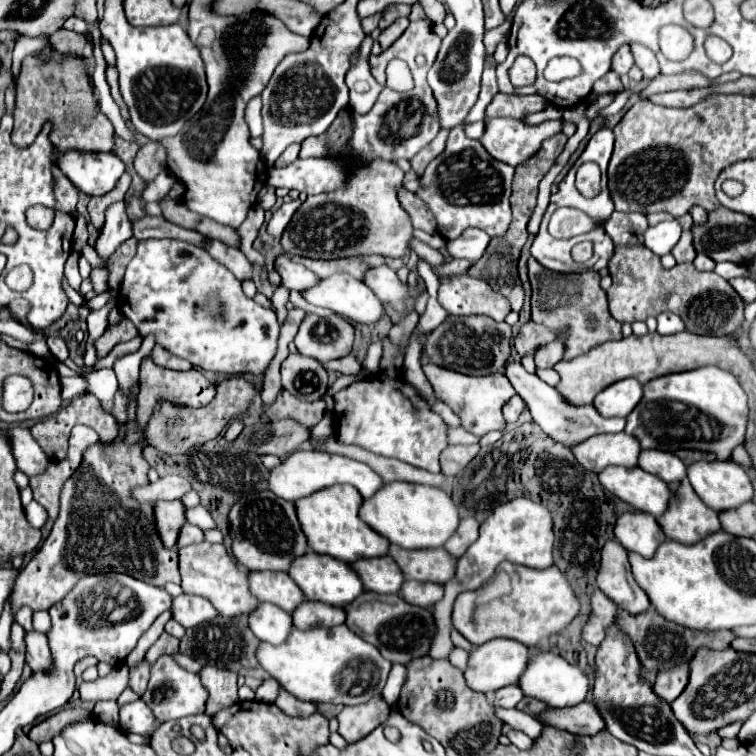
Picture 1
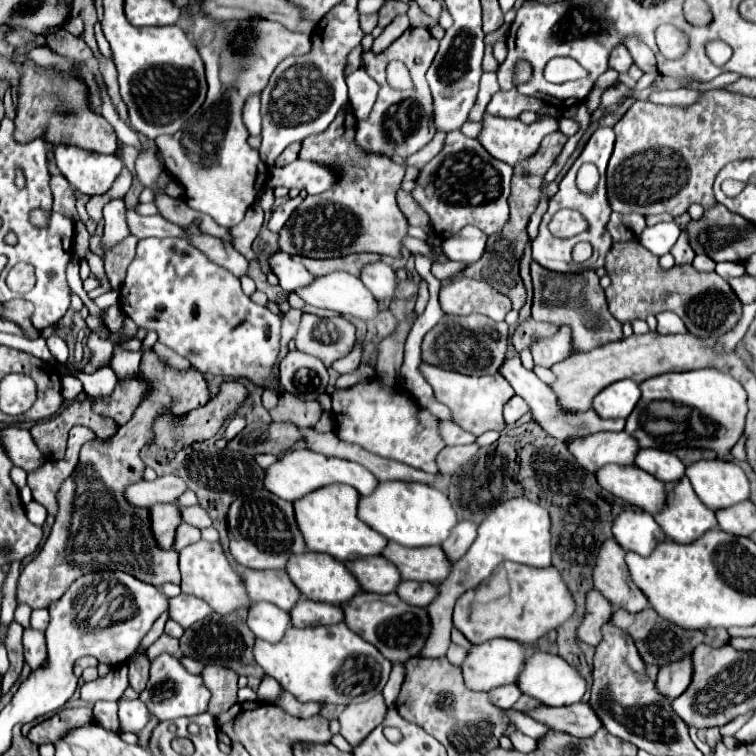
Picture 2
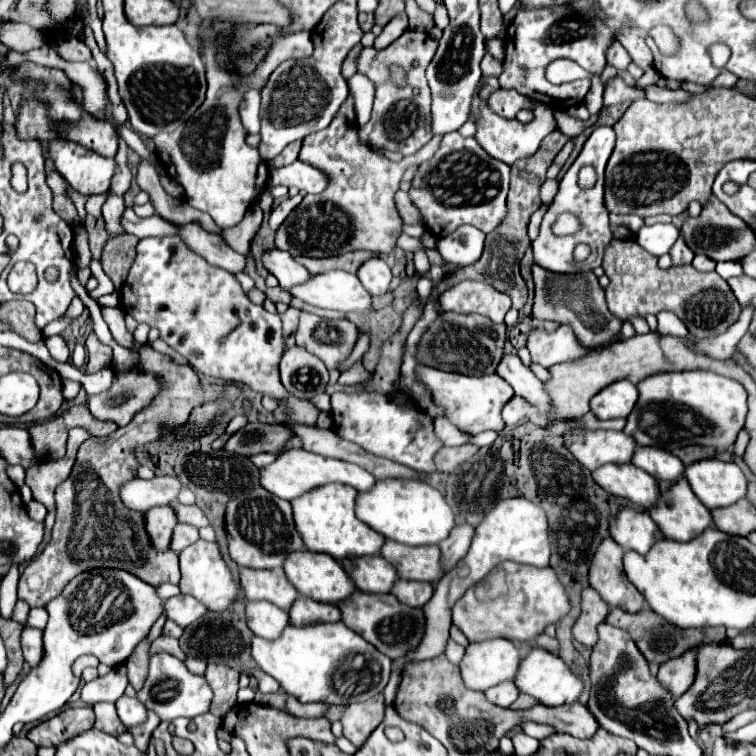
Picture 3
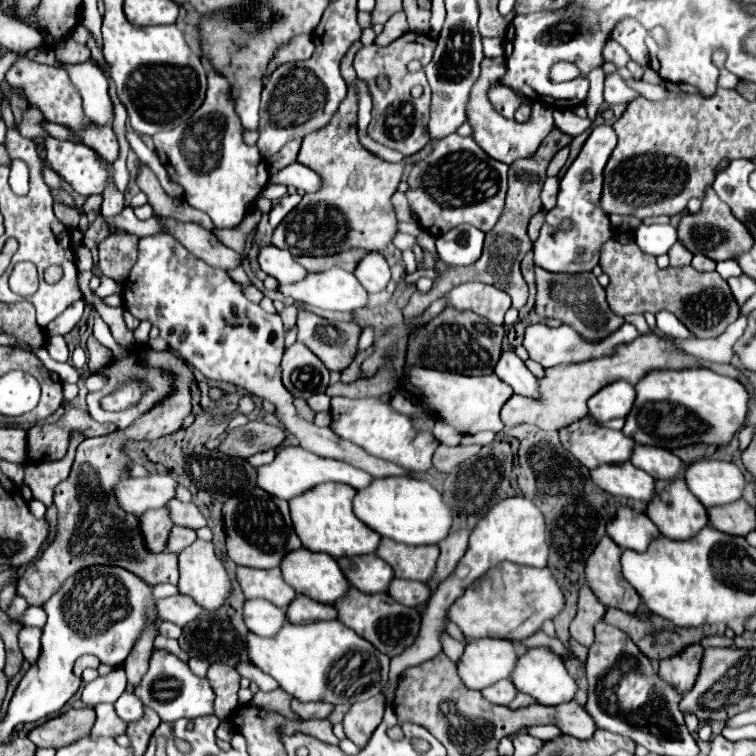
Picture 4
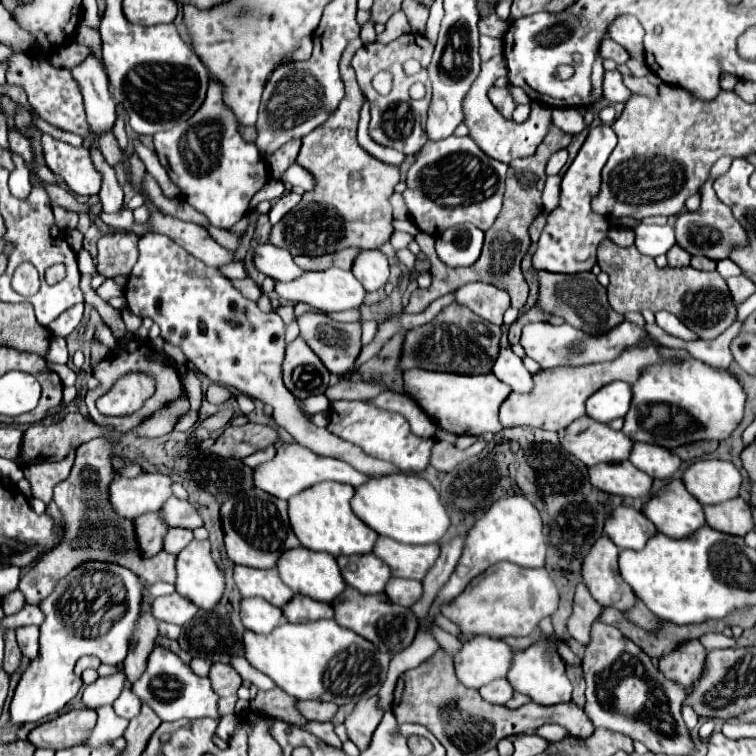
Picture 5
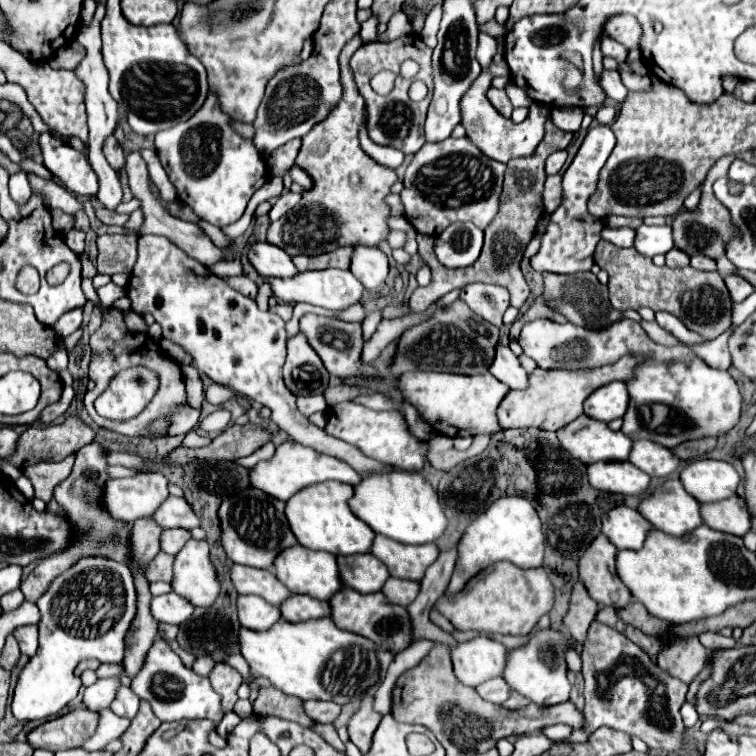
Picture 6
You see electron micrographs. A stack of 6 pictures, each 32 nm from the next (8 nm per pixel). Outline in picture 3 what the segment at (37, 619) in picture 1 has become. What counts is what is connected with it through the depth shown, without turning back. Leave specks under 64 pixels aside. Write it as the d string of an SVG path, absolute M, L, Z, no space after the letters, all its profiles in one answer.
M30 608L28 612L28 626L32 628L46 628L46 620L48 620L48 612L44 608Z

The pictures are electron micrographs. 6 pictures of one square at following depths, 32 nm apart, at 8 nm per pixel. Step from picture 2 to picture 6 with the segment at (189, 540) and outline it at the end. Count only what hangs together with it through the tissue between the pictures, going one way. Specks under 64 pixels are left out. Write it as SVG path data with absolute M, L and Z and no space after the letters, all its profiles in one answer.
M180 528L164 530L160 536L160 550L164 550L166 554L178 554L188 540L190 540L188 530L180 530Z

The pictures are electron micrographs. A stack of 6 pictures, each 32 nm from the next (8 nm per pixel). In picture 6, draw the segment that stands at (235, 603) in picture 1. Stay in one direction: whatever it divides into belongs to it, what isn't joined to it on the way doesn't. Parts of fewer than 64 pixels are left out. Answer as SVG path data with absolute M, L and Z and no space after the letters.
M188 540L174 560L172 590L194 606L212 606L220 592L220 582L210 564L208 544L204 540Z

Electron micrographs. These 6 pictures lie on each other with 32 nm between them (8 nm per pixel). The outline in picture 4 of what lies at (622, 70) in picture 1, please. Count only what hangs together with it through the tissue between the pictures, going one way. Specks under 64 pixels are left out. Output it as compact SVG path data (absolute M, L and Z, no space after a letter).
M606 40L602 56L604 56L604 60L614 62L617 68L625 67L630 61L627 51L620 44L616 44L614 40Z

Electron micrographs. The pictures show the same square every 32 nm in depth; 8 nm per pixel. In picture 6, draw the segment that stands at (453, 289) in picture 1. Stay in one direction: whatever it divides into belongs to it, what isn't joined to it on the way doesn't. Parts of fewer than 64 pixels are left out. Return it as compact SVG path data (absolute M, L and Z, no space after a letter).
M468 284L460 298L494 326L502 326L502 314L508 308L508 290L496 284Z

